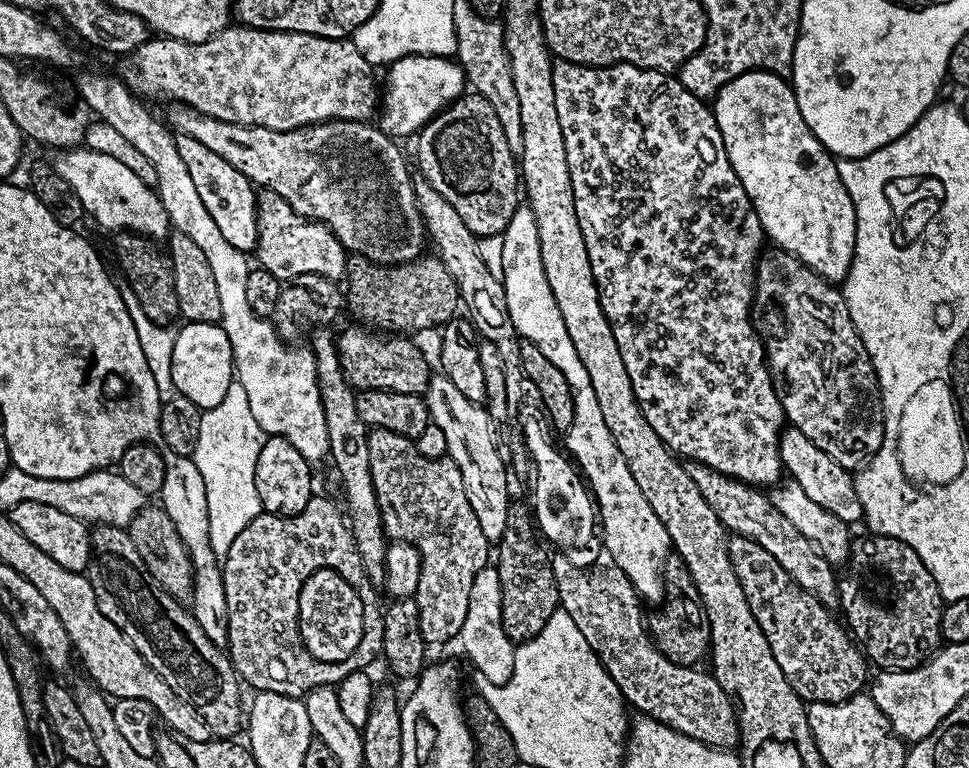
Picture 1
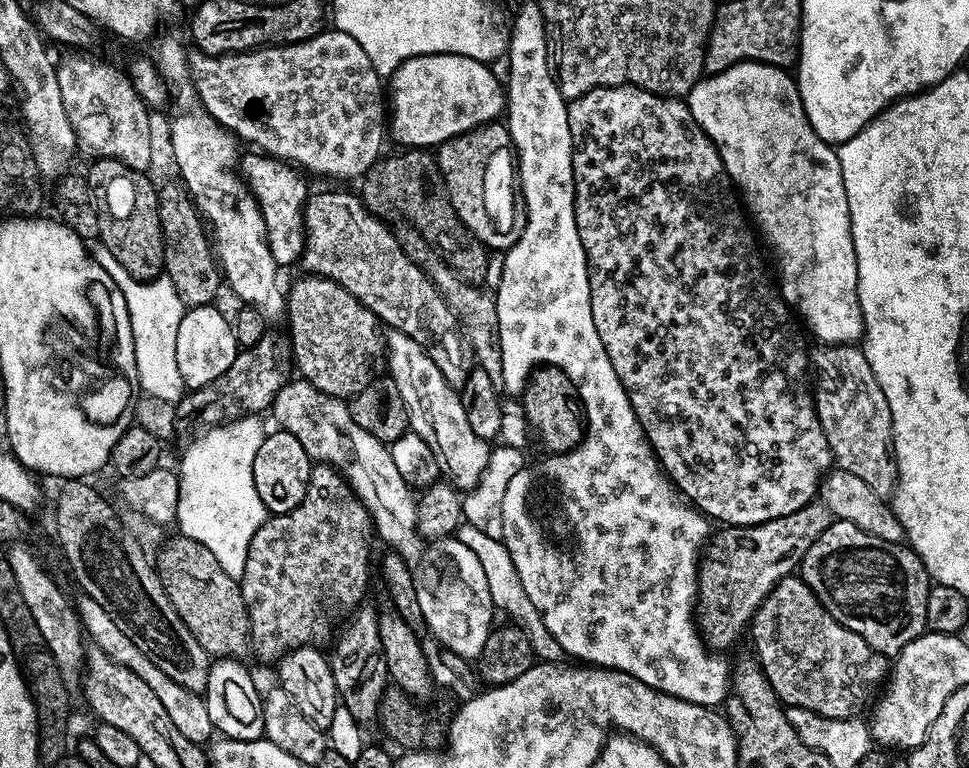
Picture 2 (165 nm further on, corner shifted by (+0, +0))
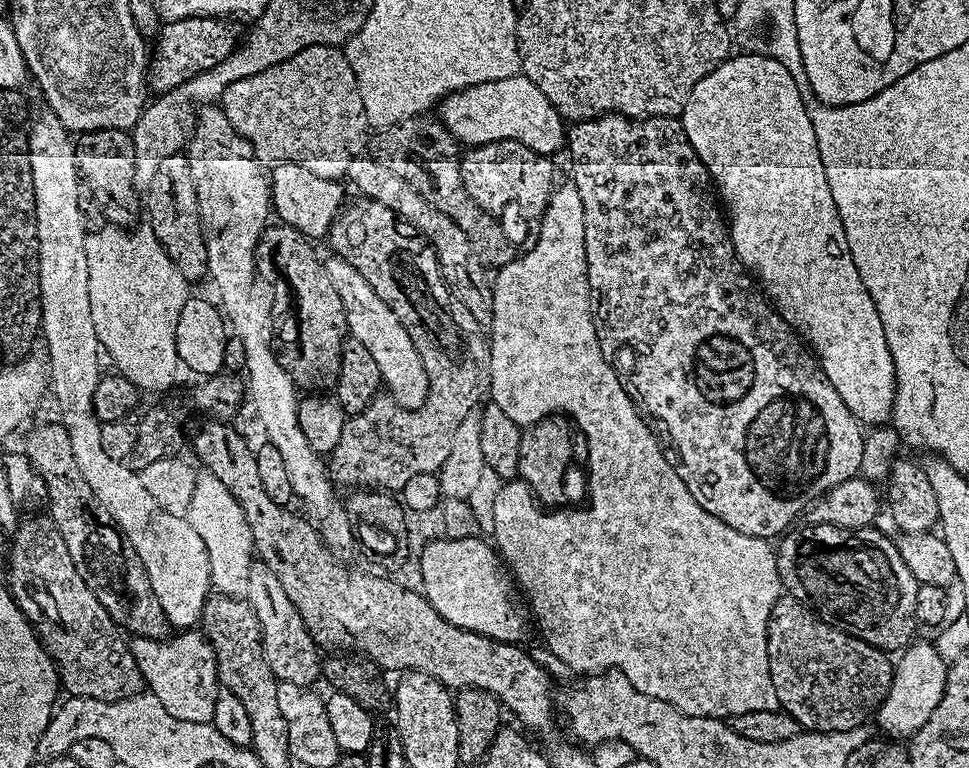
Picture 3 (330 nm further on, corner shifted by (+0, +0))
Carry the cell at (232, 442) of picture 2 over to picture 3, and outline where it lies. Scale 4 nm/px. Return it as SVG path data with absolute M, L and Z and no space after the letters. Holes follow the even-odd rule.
M207 474L197 475L194 498L190 498L186 519L206 546L212 588L217 593L233 598L239 597L248 581L250 565L254 560L254 549L250 526L230 490L226 490L226 486L218 482L218 478Z

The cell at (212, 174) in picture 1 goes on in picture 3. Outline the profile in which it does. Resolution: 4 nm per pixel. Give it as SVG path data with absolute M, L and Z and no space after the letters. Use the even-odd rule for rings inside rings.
M285 160L277 163L270 172L270 208L281 225L298 230L309 241L327 237L329 228L345 207L343 183L330 178L318 178L306 166Z

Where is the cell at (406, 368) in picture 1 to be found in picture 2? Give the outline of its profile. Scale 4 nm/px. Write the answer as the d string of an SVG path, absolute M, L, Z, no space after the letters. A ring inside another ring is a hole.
M304 274L301 275L301 280L296 280L292 285L287 285L286 288L286 321L288 320L288 332L292 335L292 360L296 363L296 368L303 379L309 380L315 388L322 390L326 394L331 396L339 396L341 398L351 398L358 395L365 386L367 386L372 379L377 375L378 369L376 367L381 367L382 357L386 352L386 340L382 335L380 336L380 331L382 331L382 325L379 320L377 320L374 313L367 307L361 300L354 298L354 294L350 294L342 286L338 286L338 282L334 282L330 278L325 276L317 276L315 274Z

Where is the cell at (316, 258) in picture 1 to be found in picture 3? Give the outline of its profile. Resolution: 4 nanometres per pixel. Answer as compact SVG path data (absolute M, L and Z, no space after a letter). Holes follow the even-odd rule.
M356 198L351 204L352 201L332 223L326 237L327 243L332 243L331 251L350 262L350 266L354 266L358 274L370 282L374 294L378 294L378 298L382 298L382 302L386 302L386 306L398 314L398 322L402 322L406 334L410 334L422 358L422 366L426 366L428 393L420 408L404 408L391 398L377 398L358 415L348 416L338 444L330 453L330 475L337 485L356 484L352 486L396 494L403 490L410 478L414 478L414 474L439 473L442 462L446 462L450 454L450 445L462 418L477 411L478 405L489 395L492 349L485 329L445 284L432 245L419 235L407 236L396 213L382 206L382 202Z

